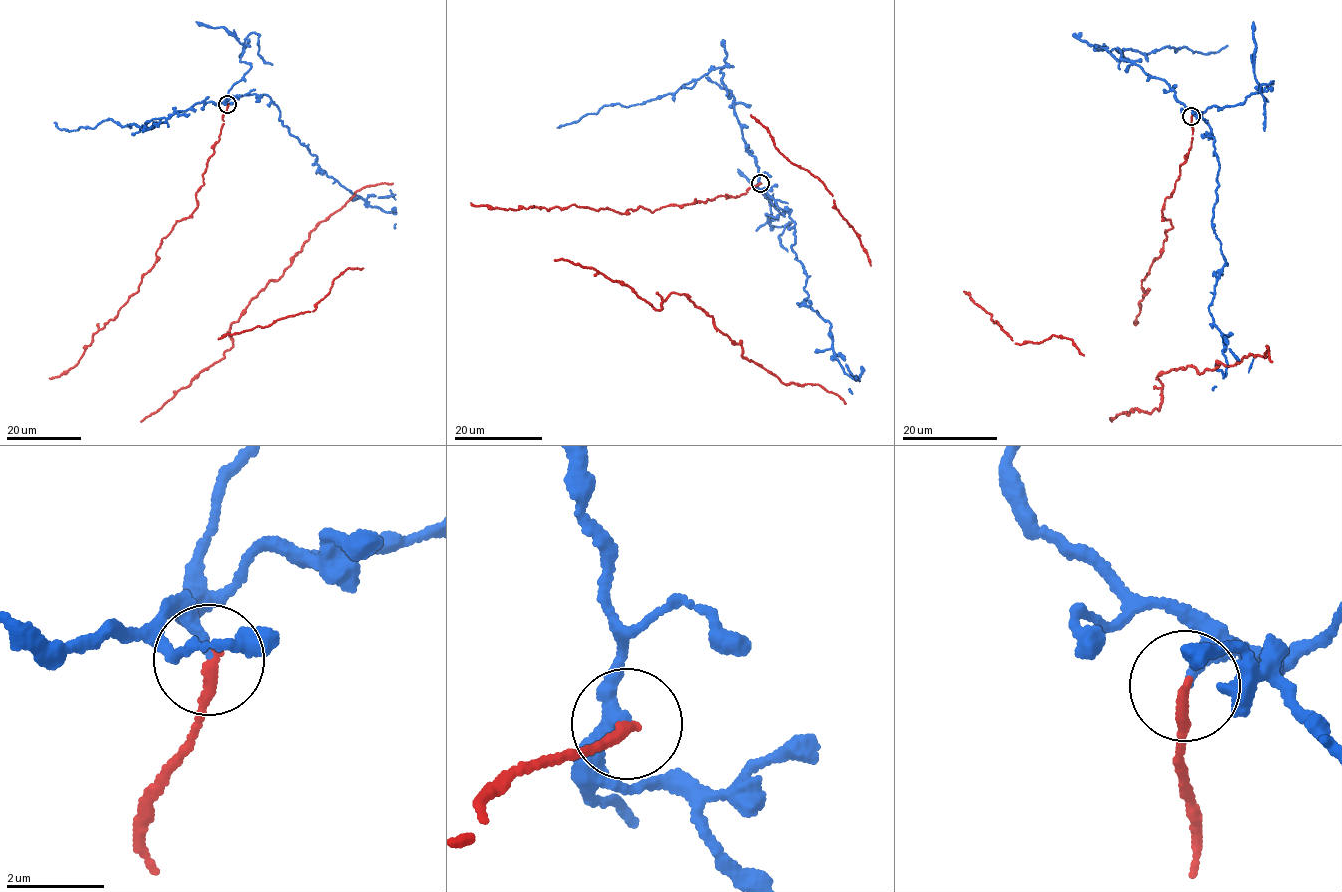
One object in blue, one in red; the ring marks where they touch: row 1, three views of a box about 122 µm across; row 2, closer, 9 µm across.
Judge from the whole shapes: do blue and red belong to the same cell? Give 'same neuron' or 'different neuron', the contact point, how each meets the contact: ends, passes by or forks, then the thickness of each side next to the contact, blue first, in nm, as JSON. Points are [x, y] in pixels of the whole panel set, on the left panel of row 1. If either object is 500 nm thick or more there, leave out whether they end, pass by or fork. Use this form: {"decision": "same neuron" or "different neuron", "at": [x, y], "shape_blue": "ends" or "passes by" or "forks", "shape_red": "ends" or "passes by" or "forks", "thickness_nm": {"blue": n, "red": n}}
{"decision": "different neuron", "at": [227, 104], "shape_blue": "ends", "shape_red": "ends", "thickness_nm": {"blue": 240, "red": 240}}

